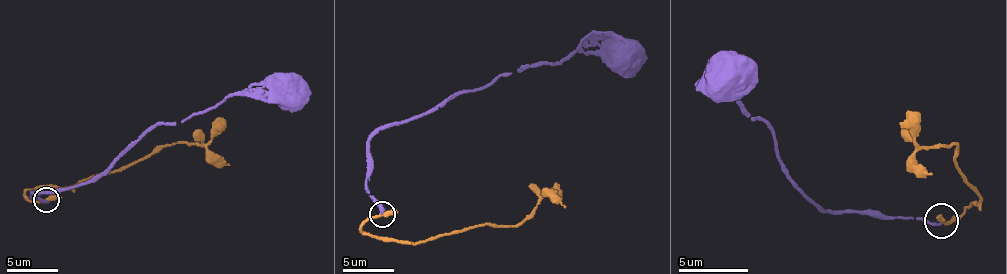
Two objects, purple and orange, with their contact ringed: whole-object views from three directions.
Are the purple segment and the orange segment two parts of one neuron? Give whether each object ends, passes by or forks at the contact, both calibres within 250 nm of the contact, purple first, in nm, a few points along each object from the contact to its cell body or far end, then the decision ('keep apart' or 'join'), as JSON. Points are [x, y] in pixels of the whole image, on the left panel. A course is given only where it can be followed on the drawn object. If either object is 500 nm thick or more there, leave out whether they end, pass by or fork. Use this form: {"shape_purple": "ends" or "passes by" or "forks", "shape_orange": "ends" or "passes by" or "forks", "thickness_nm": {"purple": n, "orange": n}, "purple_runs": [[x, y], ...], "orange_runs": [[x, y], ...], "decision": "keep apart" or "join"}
{"shape_purple": "ends", "shape_orange": "passes by", "thickness_nm": {"purple": 220, "orange": 280}, "purple_runs": [[46, 200], [31, 198], [33, 192], [88, 182], [152, 128], [183, 123], [253, 84], [279, 81], [287, 89]], "orange_runs": [[46, 200], [31, 200], [28, 190], [80, 185], [147, 159], [173, 143], [201, 143], [230, 164]], "decision": "keep apart"}

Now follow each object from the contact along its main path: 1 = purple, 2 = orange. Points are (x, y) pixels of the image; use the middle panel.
1: (382, 214), (367, 189), (369, 139), (380, 129), (424, 116), (530, 65), (555, 65), (576, 52), (623, 57)
2: (382, 214), (367, 222), (364, 232), (416, 243), (483, 225), (519, 225), (545, 194), (553, 194), (566, 207)

